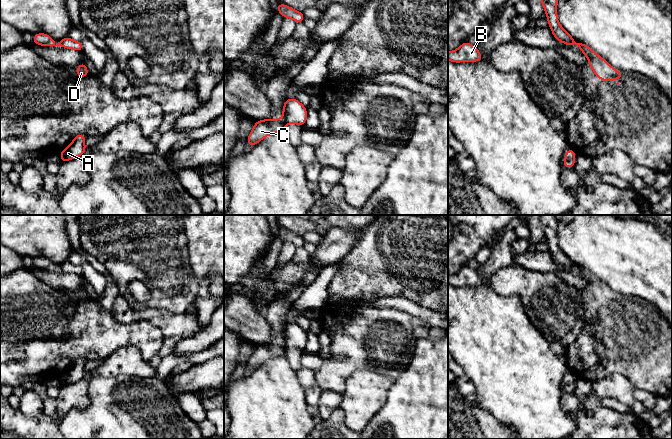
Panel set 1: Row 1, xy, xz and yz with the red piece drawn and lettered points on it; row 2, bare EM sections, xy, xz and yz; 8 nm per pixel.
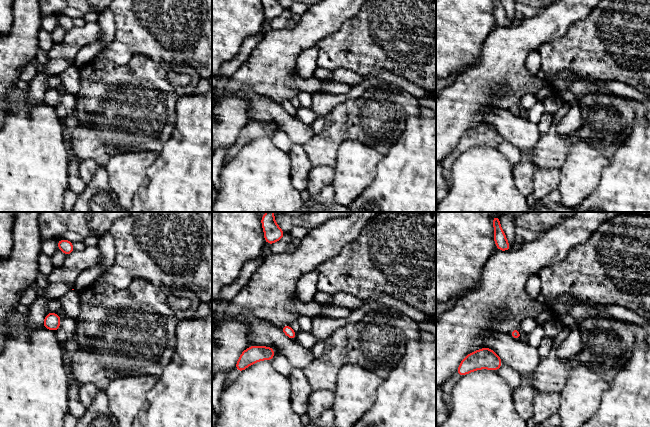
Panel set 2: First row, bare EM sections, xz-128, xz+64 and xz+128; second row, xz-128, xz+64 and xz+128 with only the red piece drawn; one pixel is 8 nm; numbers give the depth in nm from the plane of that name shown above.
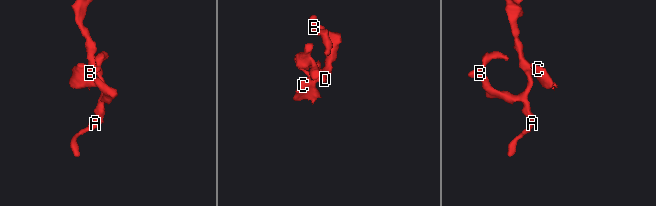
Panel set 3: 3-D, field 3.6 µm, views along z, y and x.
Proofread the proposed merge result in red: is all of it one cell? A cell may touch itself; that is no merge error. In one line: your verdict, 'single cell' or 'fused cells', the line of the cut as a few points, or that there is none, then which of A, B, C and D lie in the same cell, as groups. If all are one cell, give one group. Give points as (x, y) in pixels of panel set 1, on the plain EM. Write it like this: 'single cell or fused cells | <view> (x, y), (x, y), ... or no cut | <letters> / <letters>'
fused cells | xz (282, 342), (286, 347) | A B D / C

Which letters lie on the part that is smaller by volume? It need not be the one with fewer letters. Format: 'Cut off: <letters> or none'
Cut off: C

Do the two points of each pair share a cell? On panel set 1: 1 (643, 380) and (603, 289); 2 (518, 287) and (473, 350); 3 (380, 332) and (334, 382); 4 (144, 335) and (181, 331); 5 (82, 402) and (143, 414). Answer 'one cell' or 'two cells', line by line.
1: one cell
2: two cells
3: one cell
4: two cells
5: two cells

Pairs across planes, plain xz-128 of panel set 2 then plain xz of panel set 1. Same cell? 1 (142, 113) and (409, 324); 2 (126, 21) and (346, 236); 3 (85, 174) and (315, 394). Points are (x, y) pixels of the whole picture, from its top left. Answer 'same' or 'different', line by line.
1: same
2: different
3: different

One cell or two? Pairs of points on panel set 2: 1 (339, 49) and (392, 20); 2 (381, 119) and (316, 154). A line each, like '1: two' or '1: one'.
1: one
2: one

